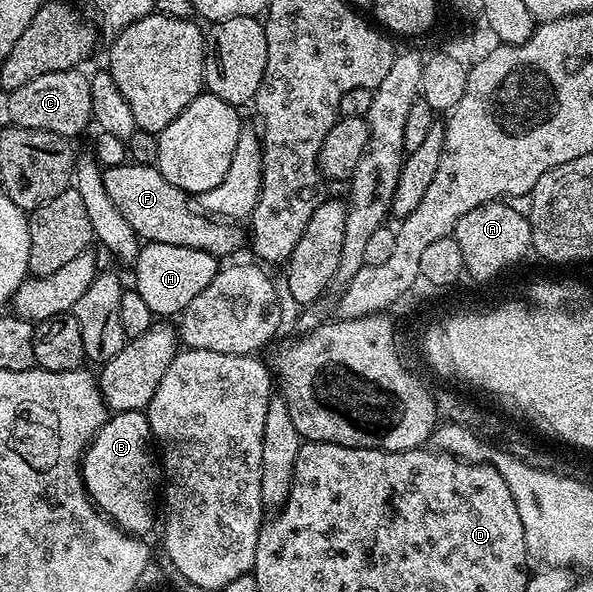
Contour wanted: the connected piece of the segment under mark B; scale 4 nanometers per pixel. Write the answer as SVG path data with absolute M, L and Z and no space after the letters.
M132 409L126 413L114 412L112 416L106 420L105 425L100 429L89 443L89 448L85 450L84 458L81 462L81 477L85 480L85 490L89 493L90 497L93 498L94 505L109 518L117 524L120 529L124 529L127 533L132 533L134 535L146 535L153 529L153 465L155 469L155 461L149 458L149 445L151 449L151 434L149 431L149 419L144 412Z

